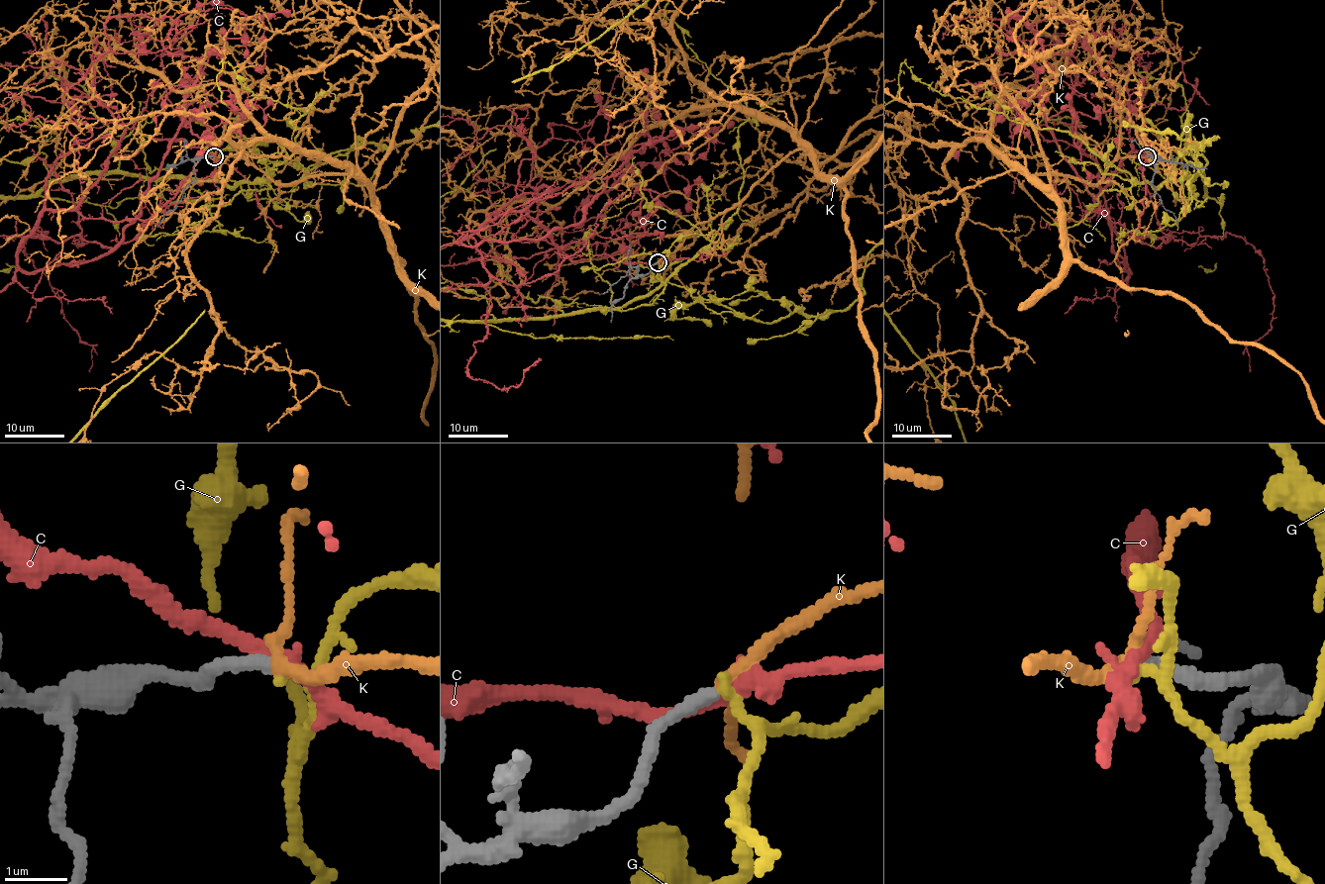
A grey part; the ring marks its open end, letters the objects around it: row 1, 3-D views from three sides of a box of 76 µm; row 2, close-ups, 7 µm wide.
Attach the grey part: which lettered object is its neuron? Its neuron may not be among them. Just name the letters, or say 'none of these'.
K

